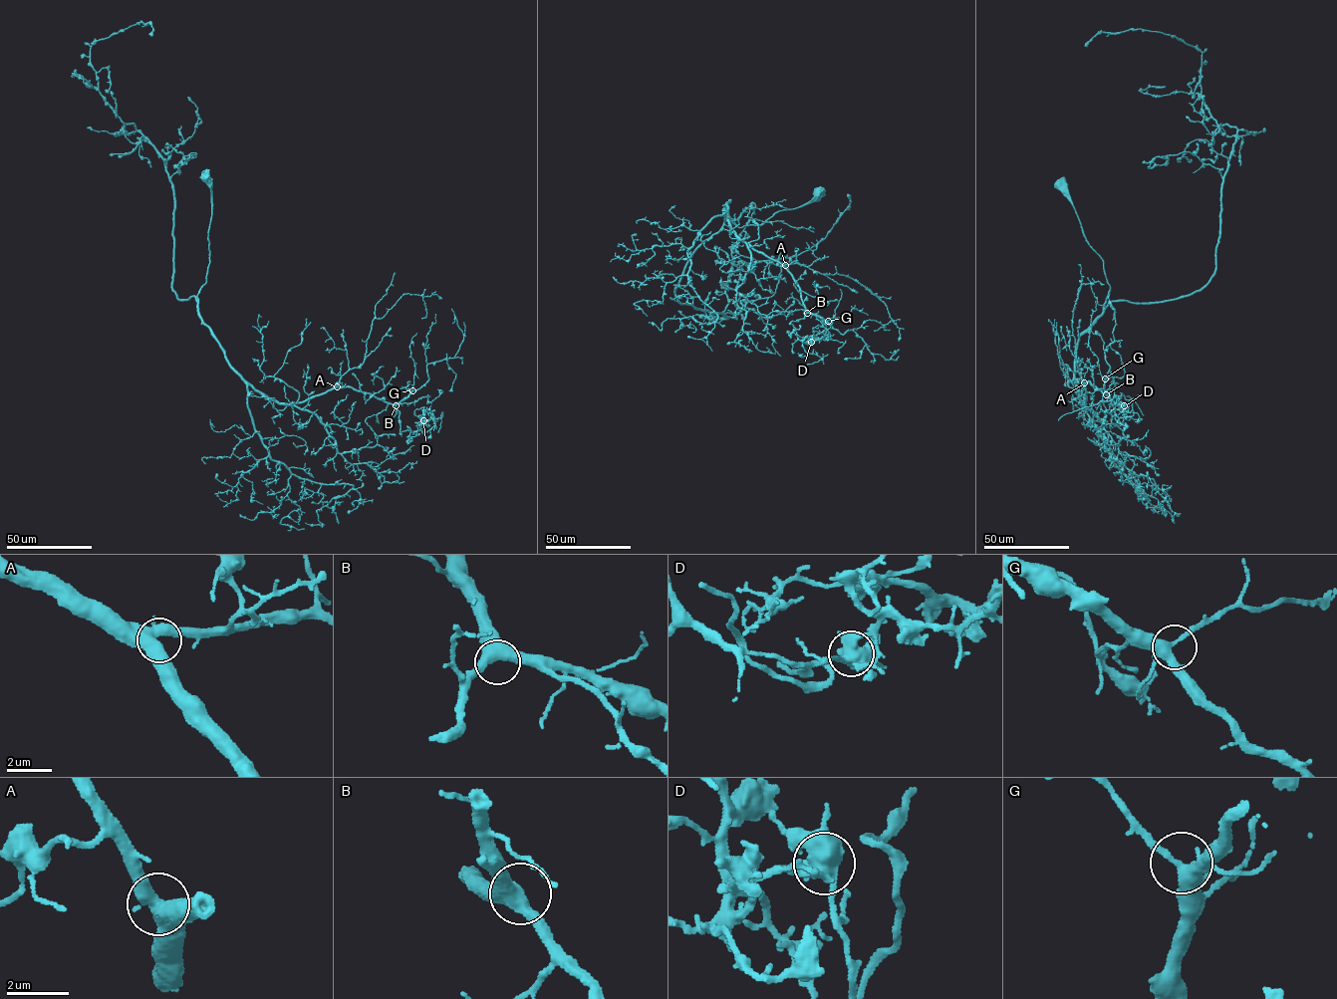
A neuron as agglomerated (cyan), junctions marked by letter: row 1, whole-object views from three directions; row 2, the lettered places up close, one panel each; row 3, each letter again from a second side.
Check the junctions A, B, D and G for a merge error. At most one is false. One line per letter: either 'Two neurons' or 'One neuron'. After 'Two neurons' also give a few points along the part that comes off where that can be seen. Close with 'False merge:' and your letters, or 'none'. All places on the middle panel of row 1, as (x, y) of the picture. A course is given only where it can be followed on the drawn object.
A: One neuron
B: One neuron
D: Two neurons. Course of the part to remove: (811, 342), (811, 337), (819, 339), (808, 338), (806, 344), (793, 331), (799, 329), (799, 325)
G: One neuron
False merge: D

